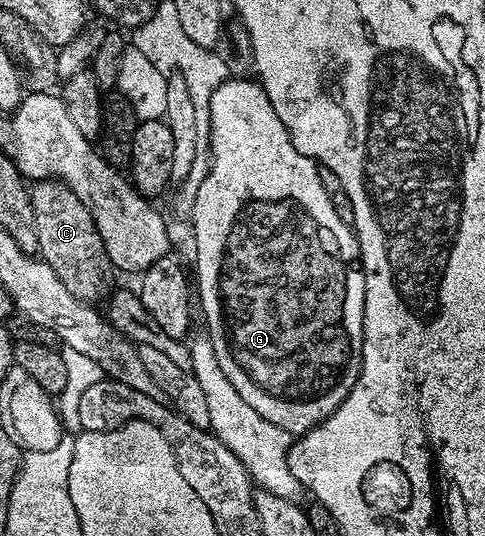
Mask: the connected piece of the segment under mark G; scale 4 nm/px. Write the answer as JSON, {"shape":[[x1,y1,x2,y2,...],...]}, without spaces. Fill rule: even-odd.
{"shape":[[230,76,225,82,219,84,212,92,208,103,208,123,210,122,210,158,214,163,209,163,204,180,198,185,198,191,192,203,194,209,194,220,192,219,192,227,196,238,196,260,192,263,192,272,198,276,196,278,196,300,202,304,202,312,206,316,205,329,208,331,212,340,212,348,216,348,216,360,220,360,220,368,224,368,224,376,228,376,228,380,232,380,232,388,236,388,236,392,240,392,240,396,244,396,244,401,252,404,252,408,256,408,256,412,260,412,260,416,264,416,264,420,272,420,272,424,276,424,276,428,284,428,292,436,301,436,310,431,314,426,319,426,325,418,332,416,332,412,336,412,336,408,340,408,340,404,348,396,348,392,352,392,352,388,358,379,358,373,362,370,362,329,364,328,364,272,362,271,362,259,358,252,358,238,352,233,351,227,344,220,340,220,340,216,336,216,336,208,332,208,332,200,328,196,328,192,324,192,324,184,320,184,320,176,318,175,319,167,314,159,304,156,292,144,290,133,284,128,284,124,280,120,280,116,276,116,276,108,272,108,272,104,268,100,268,96,264,92,262,83,250,78,235,78],[346,306,346,330,342,327,342,309]]}

